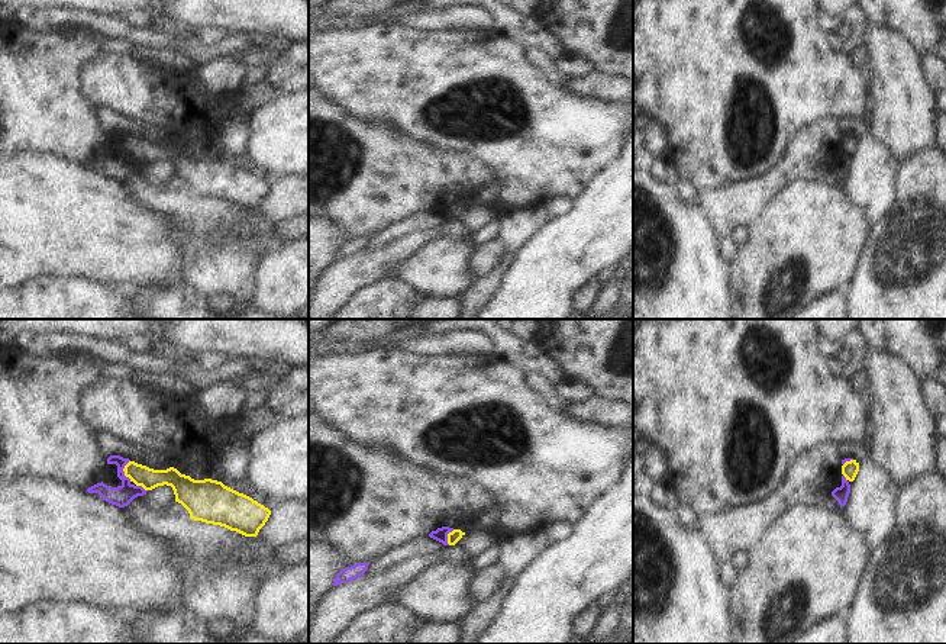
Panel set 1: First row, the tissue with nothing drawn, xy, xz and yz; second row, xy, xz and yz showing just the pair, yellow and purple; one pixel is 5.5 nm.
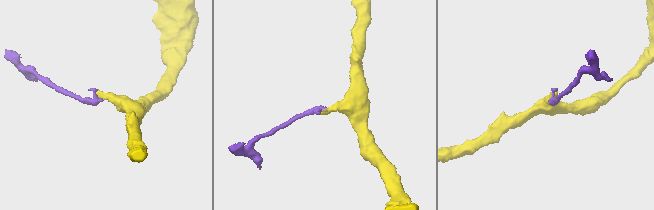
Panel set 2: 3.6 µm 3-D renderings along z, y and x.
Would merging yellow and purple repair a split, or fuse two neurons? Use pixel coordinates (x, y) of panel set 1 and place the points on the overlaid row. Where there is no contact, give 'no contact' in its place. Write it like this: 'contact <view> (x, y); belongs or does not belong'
contact xy (123, 470); does not belong

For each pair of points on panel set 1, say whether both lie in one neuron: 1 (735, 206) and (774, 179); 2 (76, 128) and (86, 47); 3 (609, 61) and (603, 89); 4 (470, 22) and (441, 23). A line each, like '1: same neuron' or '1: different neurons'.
1: same neuron
2: same neuron
3: different neurons
4: same neuron

